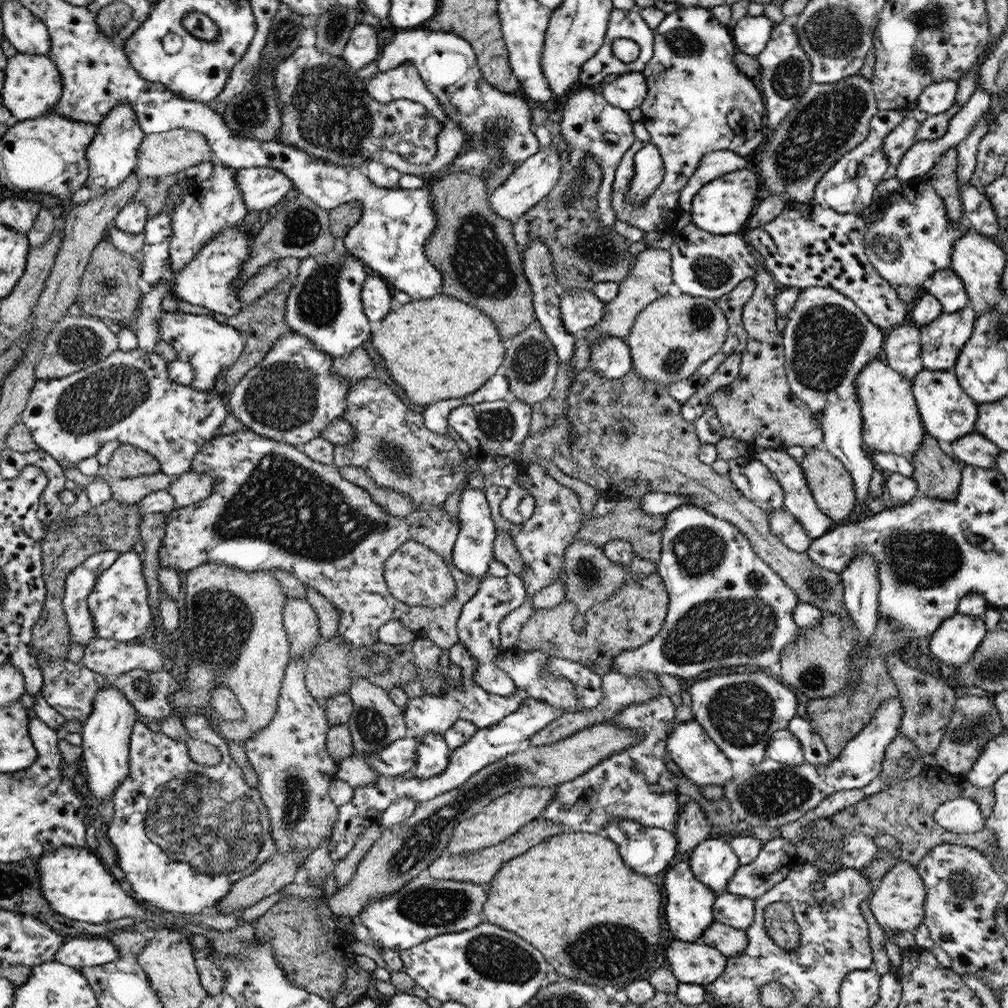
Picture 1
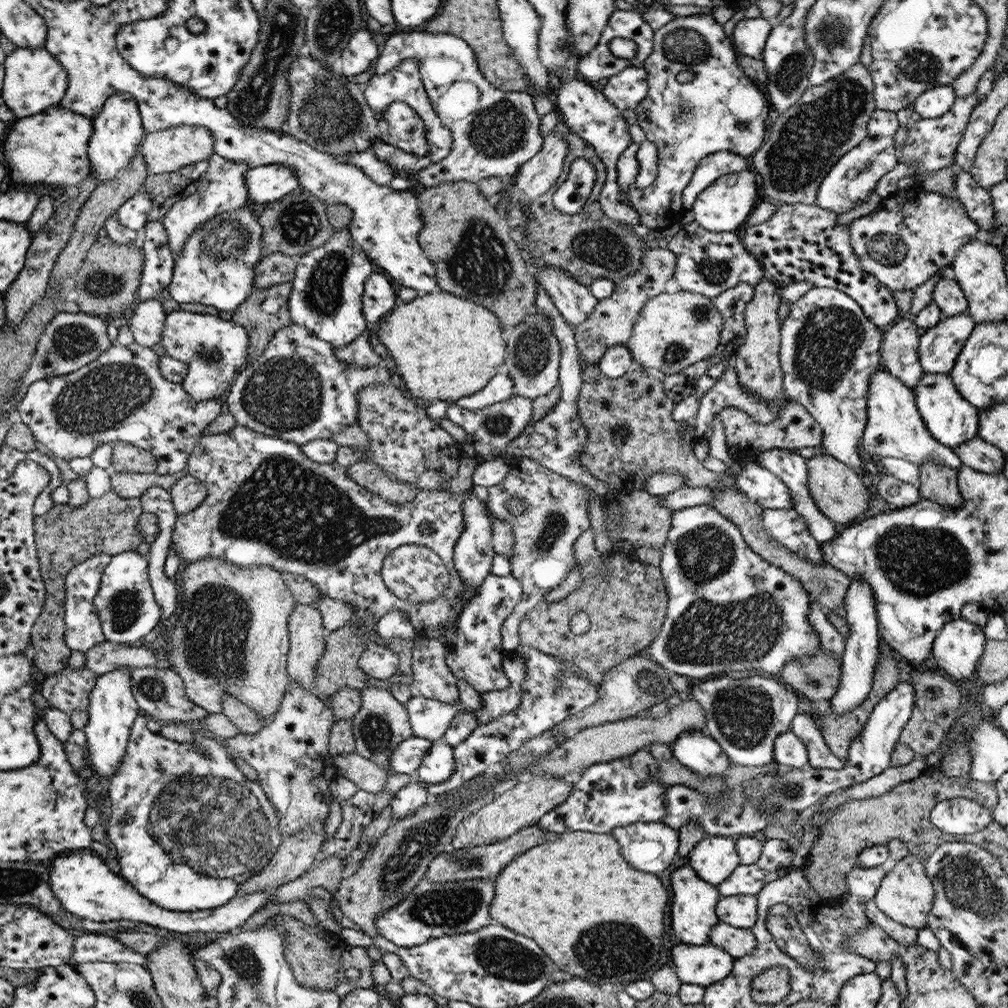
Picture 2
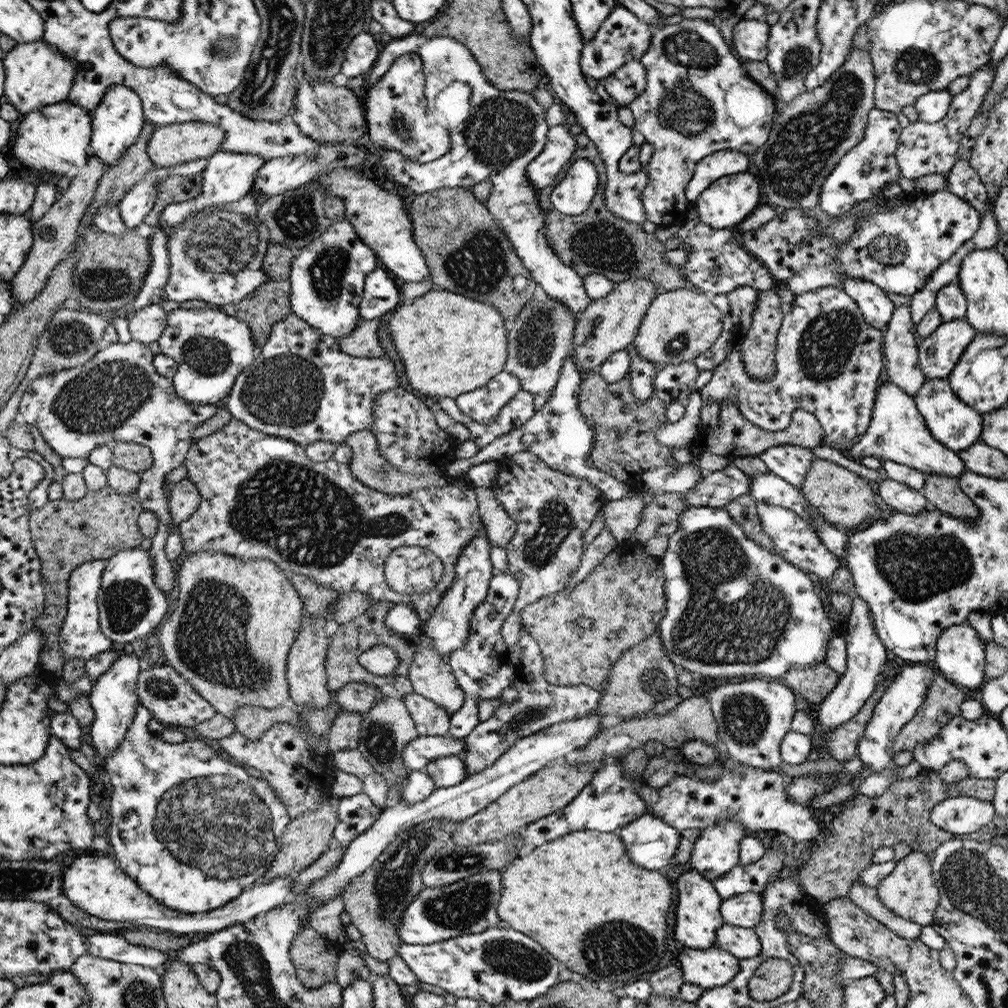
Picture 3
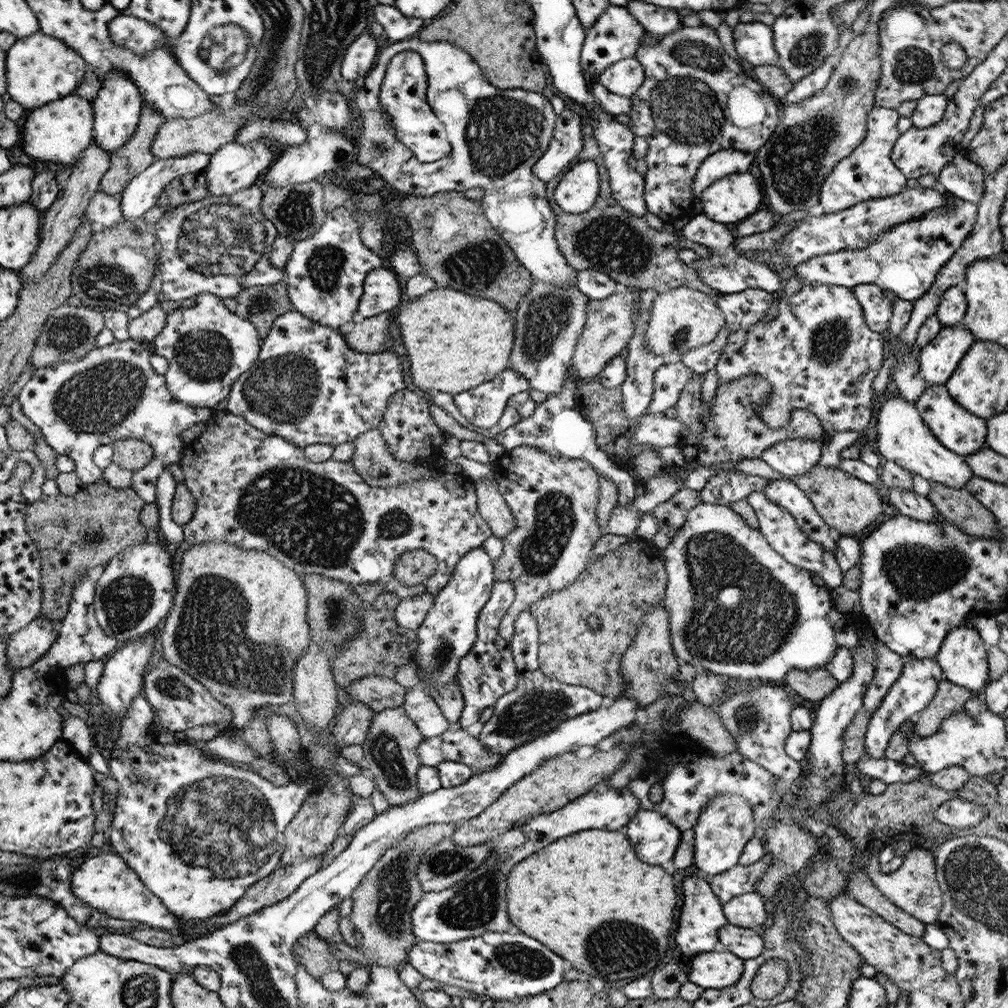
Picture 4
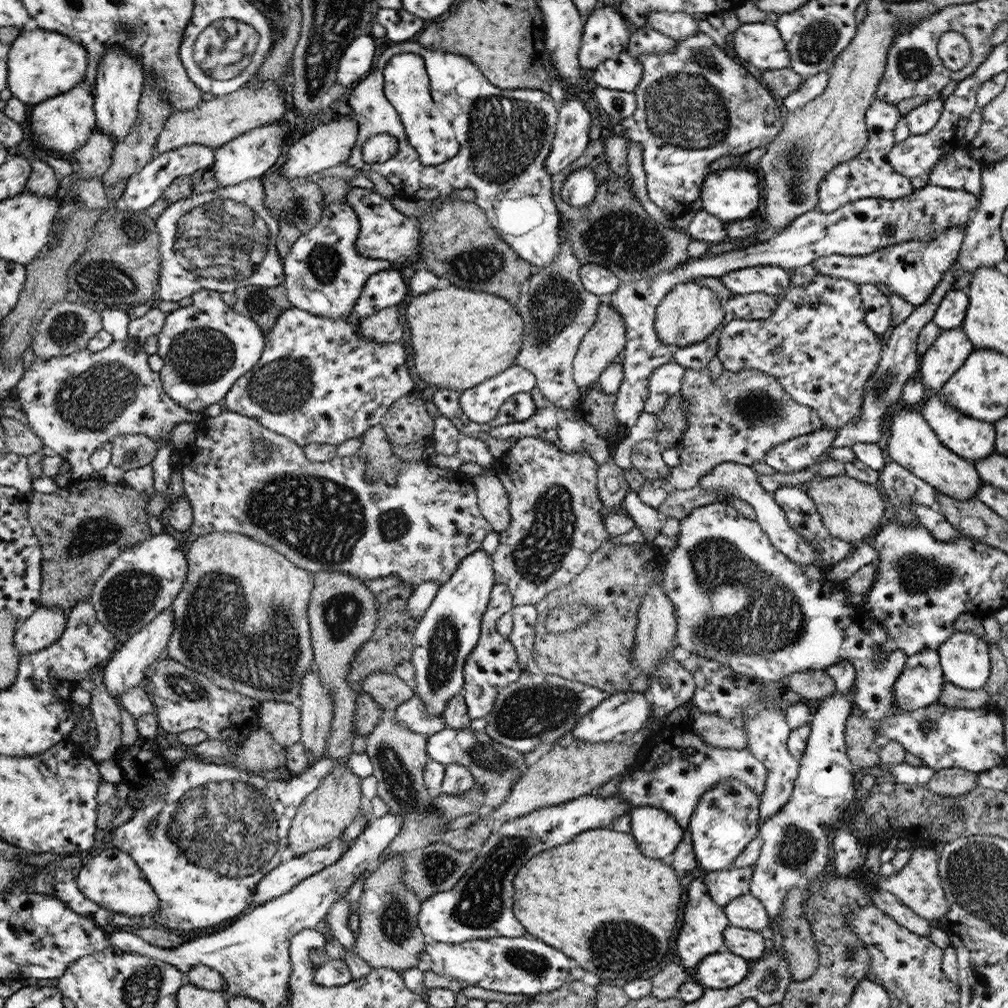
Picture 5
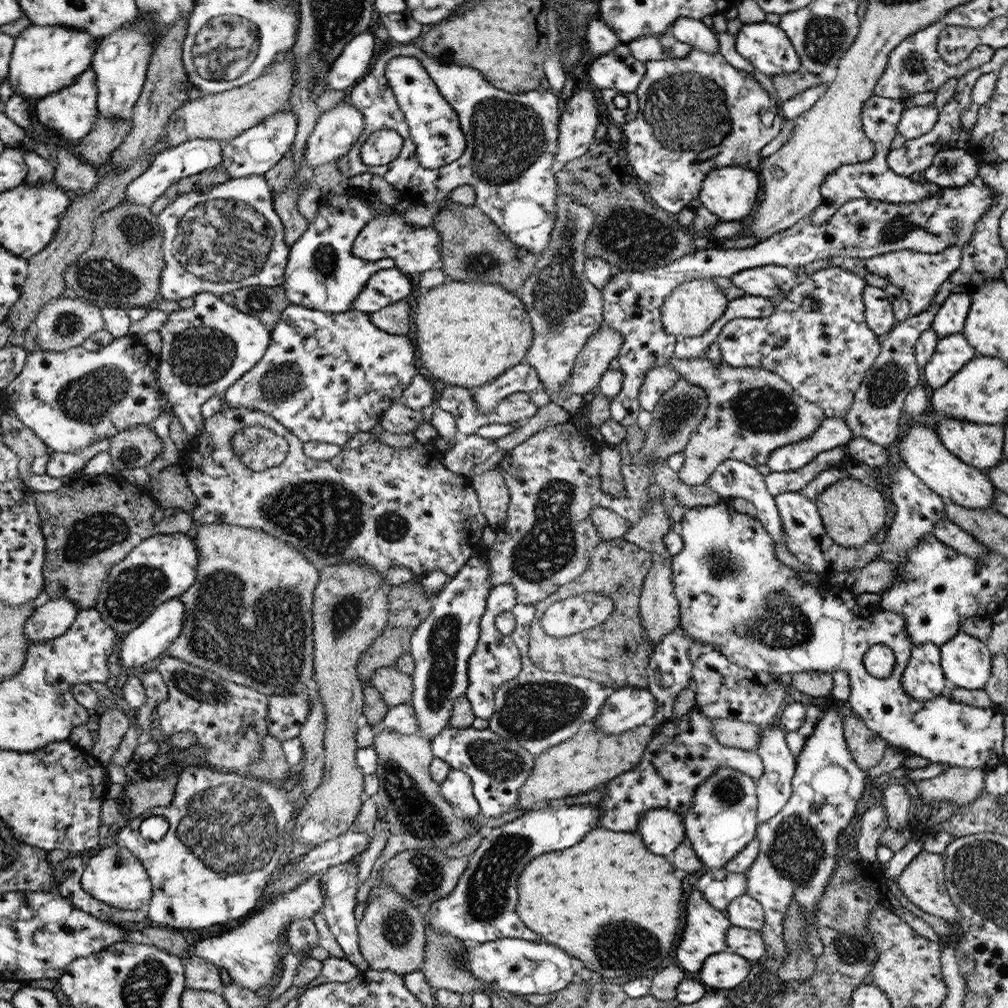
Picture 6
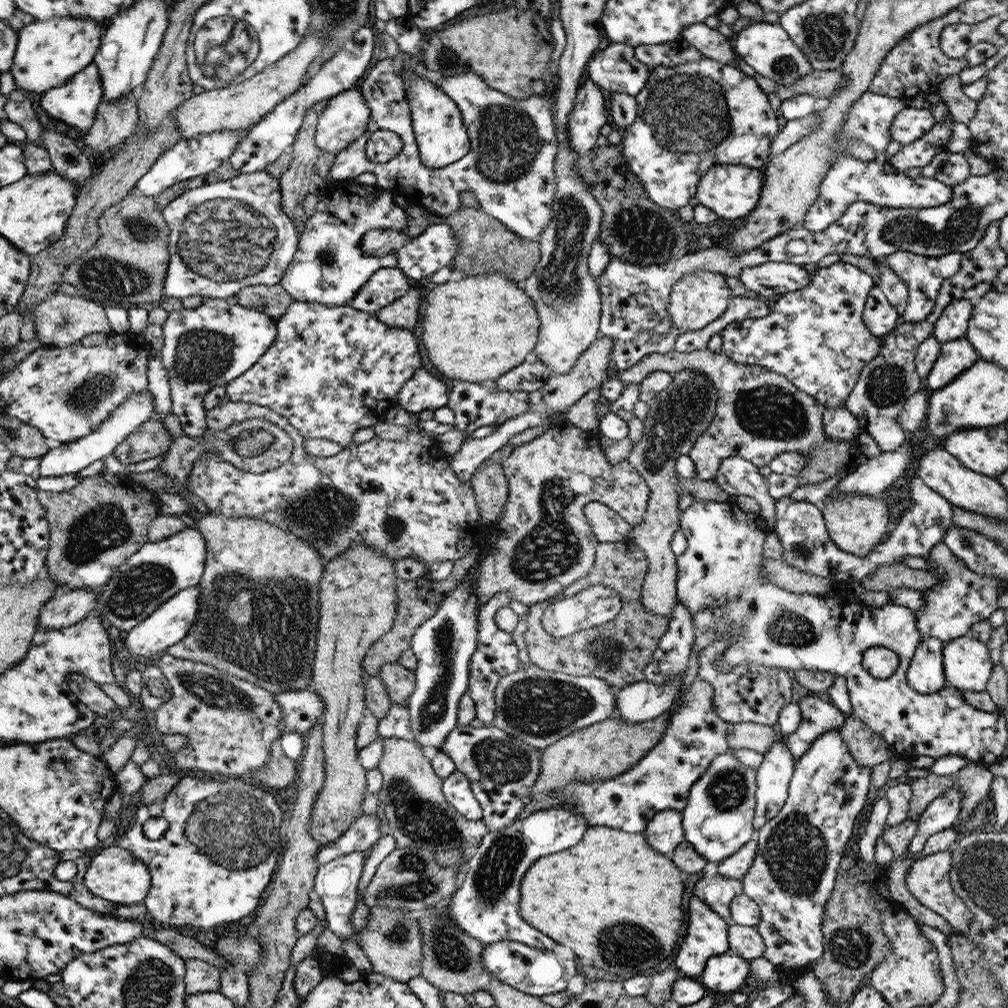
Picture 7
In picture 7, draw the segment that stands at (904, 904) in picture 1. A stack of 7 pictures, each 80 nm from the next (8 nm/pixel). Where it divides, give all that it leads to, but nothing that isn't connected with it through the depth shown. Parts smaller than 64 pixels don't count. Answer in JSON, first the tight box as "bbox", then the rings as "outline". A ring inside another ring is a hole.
{"bbox":[906,847,973,934],"outline":[[[943,847],[942,850],[936,853],[918,857],[914,860],[906,875],[906,886],[920,904],[945,918],[948,924],[953,926],[952,930],[955,930],[955,934],[965,934],[968,932],[968,927],[973,916],[964,902],[961,901],[961,898],[958,898],[958,895],[950,884],[949,874],[951,866],[952,855],[947,847]]]}

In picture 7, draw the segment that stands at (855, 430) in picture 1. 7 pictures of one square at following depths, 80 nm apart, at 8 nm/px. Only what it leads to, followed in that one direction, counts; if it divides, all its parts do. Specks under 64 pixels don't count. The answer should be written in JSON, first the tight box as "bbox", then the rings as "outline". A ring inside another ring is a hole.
{"bbox":[721,261,881,408],"outline":[[[838,261],[827,267],[813,270],[808,286],[777,296],[764,318],[747,318],[731,322],[721,330],[722,354],[734,362],[760,365],[772,372],[783,374],[798,390],[813,396],[825,408],[839,408],[845,404],[856,386],[862,369],[881,349],[881,338],[872,334],[863,321],[868,293],[876,280],[856,265]]]}

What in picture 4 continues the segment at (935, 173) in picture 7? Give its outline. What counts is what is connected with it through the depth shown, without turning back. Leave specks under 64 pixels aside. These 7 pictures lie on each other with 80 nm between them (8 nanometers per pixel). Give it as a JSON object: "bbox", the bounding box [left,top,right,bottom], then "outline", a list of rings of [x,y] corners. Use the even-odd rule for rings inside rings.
{"bbox":[937,151,985,205],"outline":[[[966,151],[954,155],[951,163],[945,166],[937,175],[942,190],[955,194],[958,198],[977,205],[983,197],[985,189],[985,172],[975,163],[970,161]]]}

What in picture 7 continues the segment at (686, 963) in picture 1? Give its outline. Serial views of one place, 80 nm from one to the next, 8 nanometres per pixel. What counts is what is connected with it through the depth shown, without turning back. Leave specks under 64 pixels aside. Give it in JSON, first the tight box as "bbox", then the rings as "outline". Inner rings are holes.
{"bbox":[699,952,750,994],"outline":[[[728,952],[708,958],[699,981],[709,992],[734,994],[749,975],[750,962]]]}

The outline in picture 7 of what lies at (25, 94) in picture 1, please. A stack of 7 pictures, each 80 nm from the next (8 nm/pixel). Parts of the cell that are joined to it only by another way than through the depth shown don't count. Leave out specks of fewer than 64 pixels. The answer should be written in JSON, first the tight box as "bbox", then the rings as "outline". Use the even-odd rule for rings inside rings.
{"bbox":[9,17,105,94],"outline":[[[54,17],[48,21],[36,21],[18,33],[16,54],[9,70],[18,89],[38,94],[64,85],[75,74],[95,61],[105,26],[94,21],[72,17]]]}

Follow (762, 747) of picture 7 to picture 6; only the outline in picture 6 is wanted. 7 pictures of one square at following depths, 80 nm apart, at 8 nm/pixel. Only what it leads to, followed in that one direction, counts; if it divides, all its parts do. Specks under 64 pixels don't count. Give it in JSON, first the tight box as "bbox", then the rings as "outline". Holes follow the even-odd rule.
{"bbox":[712,718,762,751],"outline":[[[723,718],[713,719],[712,733],[716,741],[724,746],[756,751],[760,738],[762,738],[760,732],[762,732],[762,727],[750,722]]]}

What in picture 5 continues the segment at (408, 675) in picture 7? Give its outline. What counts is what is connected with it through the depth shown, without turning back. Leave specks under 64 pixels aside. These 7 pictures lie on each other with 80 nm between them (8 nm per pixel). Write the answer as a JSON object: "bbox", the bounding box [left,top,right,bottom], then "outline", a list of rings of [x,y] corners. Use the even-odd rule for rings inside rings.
{"bbox":[360,672,415,713],"outline":[[[394,672],[369,674],[360,683],[360,692],[369,694],[377,706],[386,713],[392,713],[403,702],[415,696],[414,687]]]}

